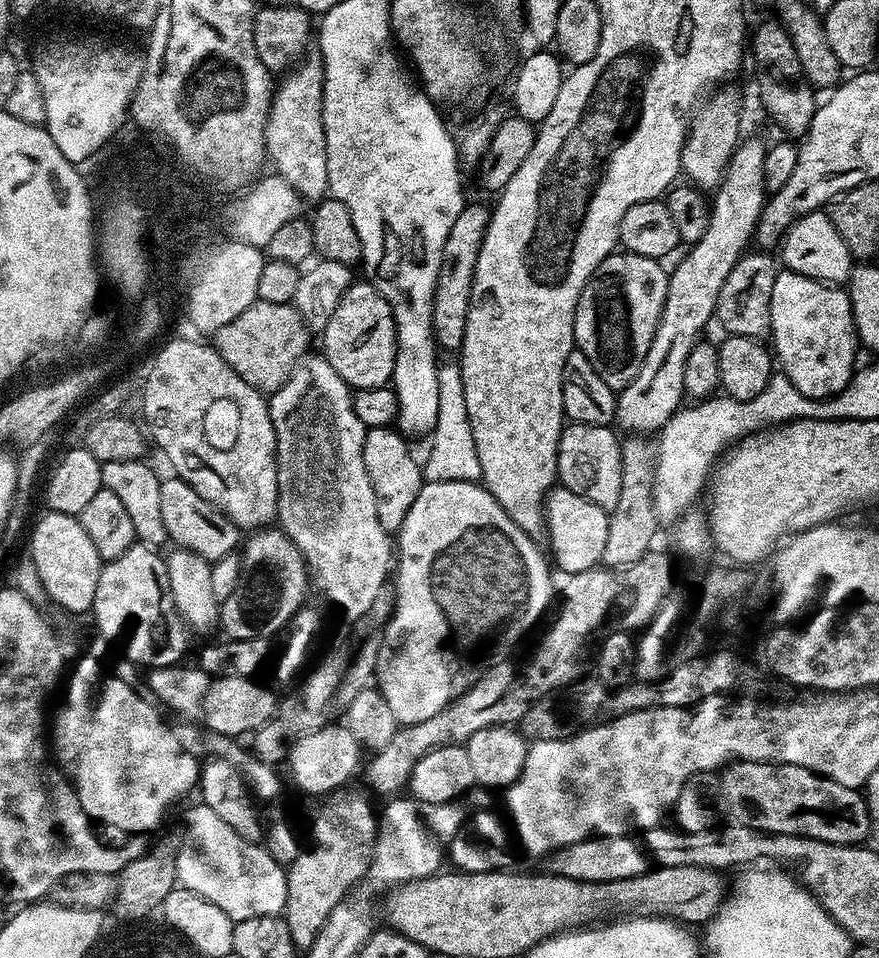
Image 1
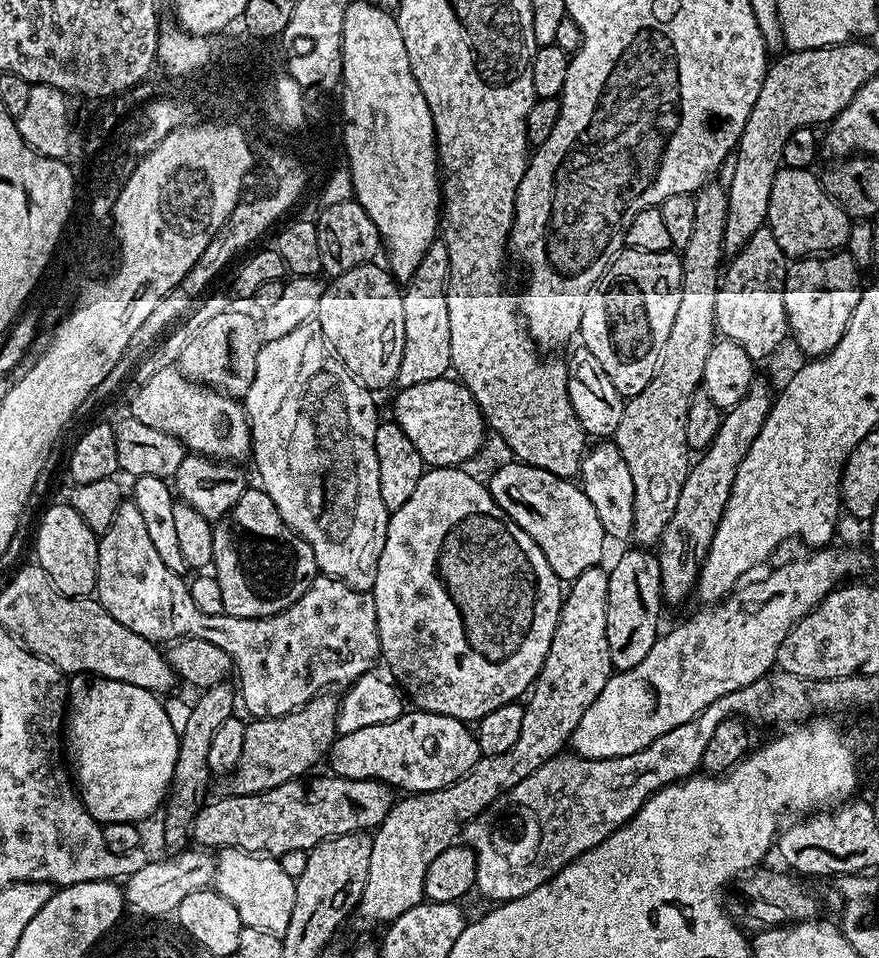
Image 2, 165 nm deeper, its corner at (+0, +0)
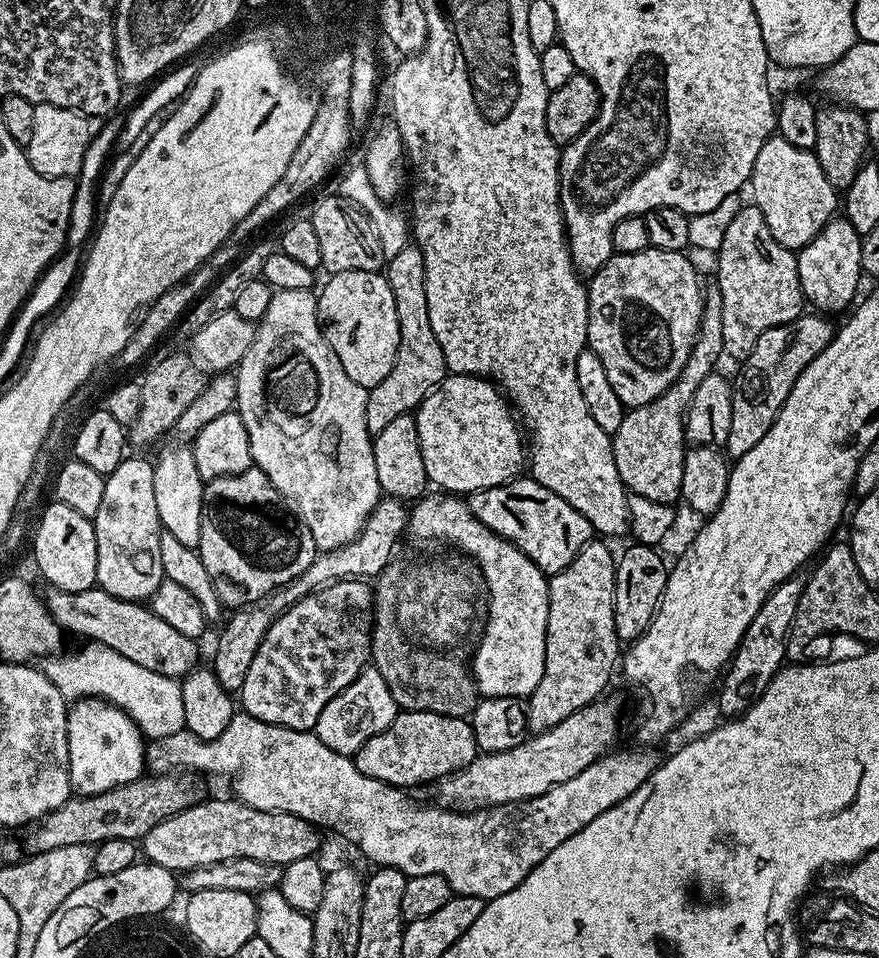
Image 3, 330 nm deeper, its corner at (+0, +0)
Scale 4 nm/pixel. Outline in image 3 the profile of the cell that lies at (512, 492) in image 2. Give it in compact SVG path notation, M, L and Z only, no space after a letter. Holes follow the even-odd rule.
M517 478L487 488L485 492L473 492L466 503L484 525L494 530L494 534L525 552L546 574L555 574L570 566L594 536L590 522L586 522L570 502L558 498L558 494L546 490L546 486L531 478Z

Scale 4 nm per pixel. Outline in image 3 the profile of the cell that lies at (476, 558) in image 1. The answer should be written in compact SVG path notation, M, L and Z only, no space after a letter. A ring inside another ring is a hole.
M456 494L425 495L411 505L407 535L424 544L453 544L457 553L475 561L488 584L488 619L470 661L470 671L481 697L527 698L542 682L548 637L549 577L508 540L490 530Z

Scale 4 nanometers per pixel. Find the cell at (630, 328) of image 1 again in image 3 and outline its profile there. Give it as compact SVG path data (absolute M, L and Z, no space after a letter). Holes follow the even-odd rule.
M654 247L641 252L614 254L597 268L588 289L588 342L587 347L606 366L606 378L614 386L625 409L631 410L646 402L654 402L680 376L682 366L690 354L700 329L704 313L704 297L696 268L684 252L667 252Z

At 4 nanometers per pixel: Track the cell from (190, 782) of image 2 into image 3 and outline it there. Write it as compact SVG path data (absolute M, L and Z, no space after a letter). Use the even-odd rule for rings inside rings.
M381 498L376 504L372 516L365 522L364 528L356 538L346 546L337 548L335 552L320 552L306 570L281 588L275 588L270 594L263 596L245 608L237 608L224 626L220 637L216 640L216 653L212 656L210 667L218 678L220 685L230 694L243 689L248 683L250 662L254 662L254 654L258 654L258 646L262 646L262 638L266 638L266 630L284 613L294 602L306 598L311 592L323 588L325 584L332 584L336 580L351 580L353 578L375 578L387 564L393 563L392 551L405 535L408 526L410 508L403 500L395 498Z

